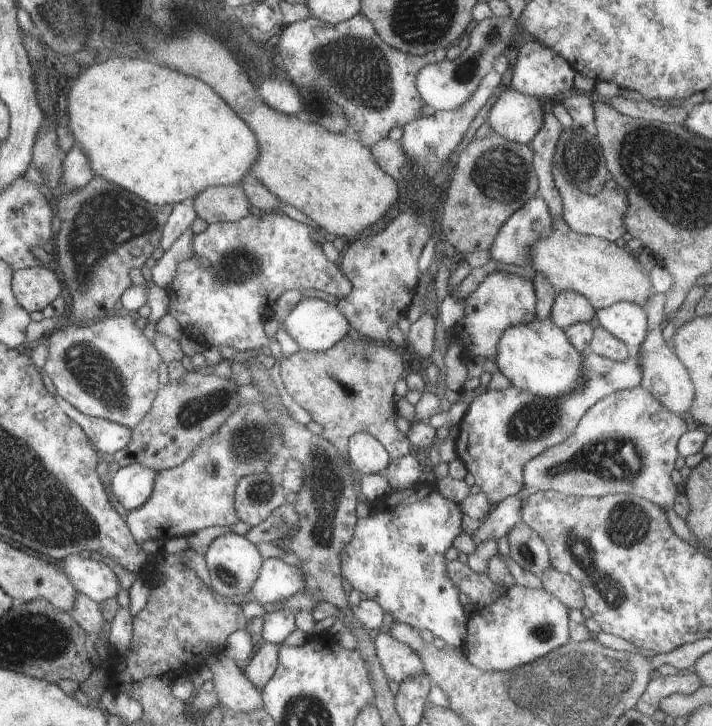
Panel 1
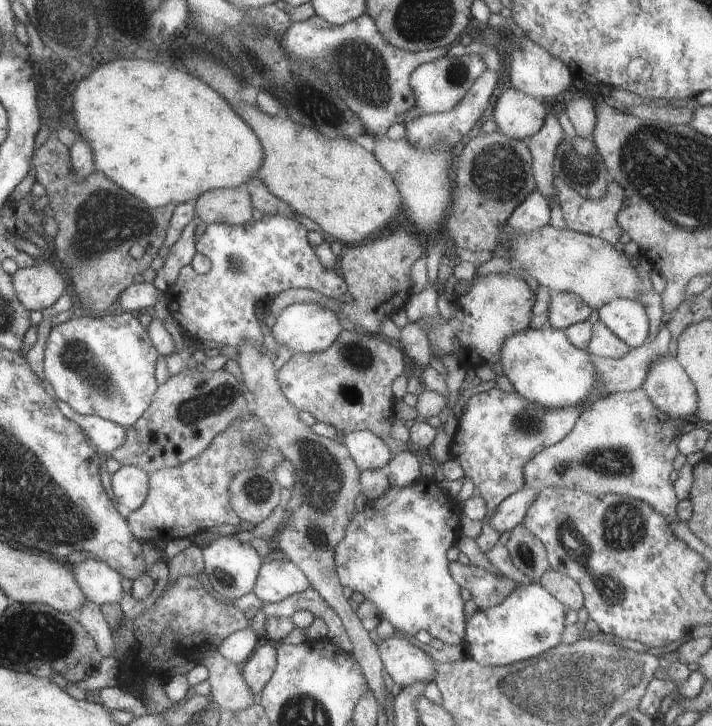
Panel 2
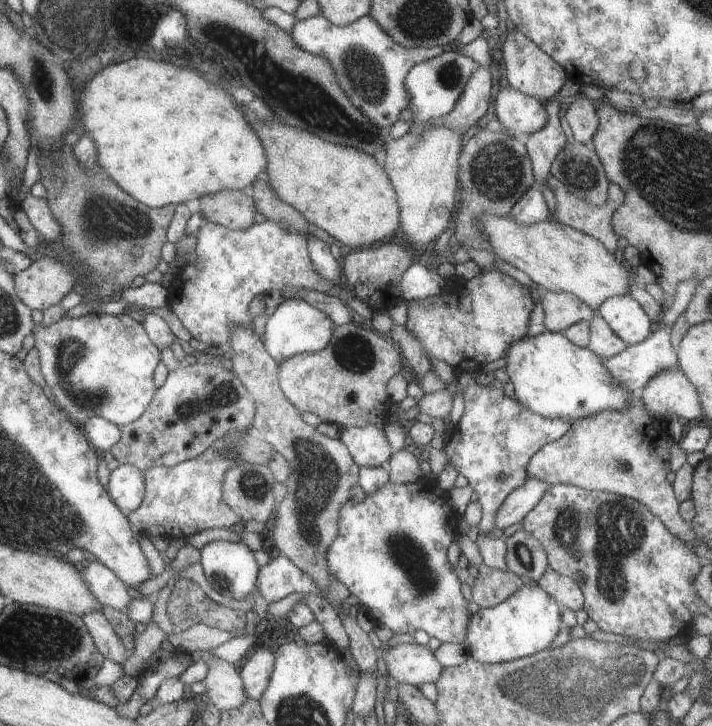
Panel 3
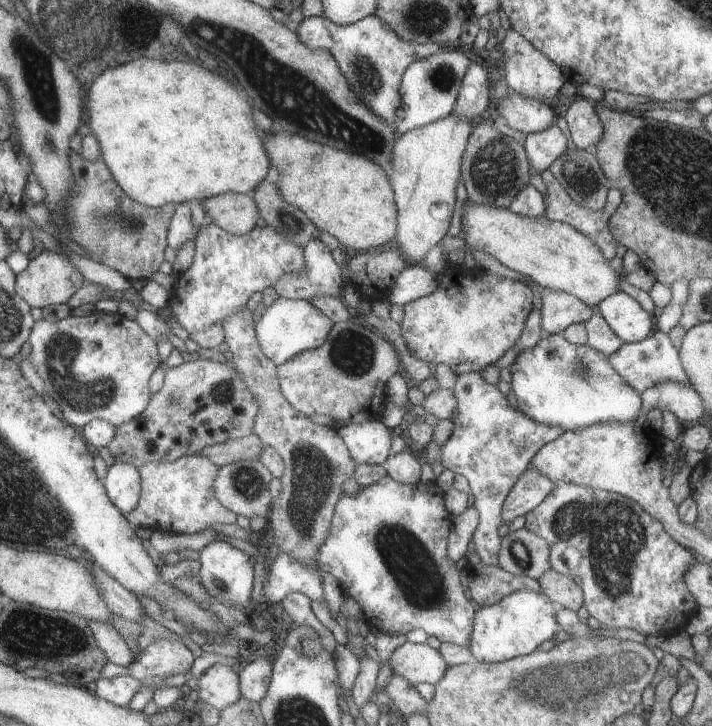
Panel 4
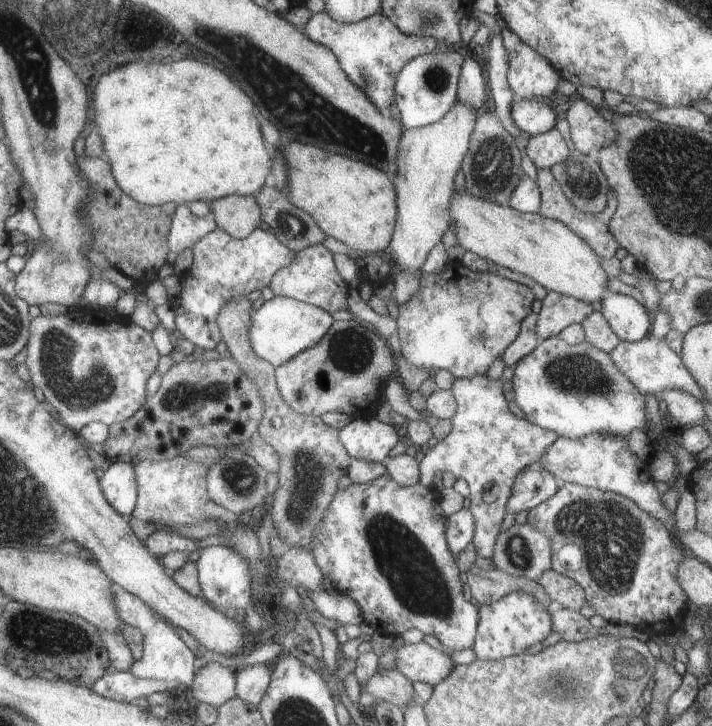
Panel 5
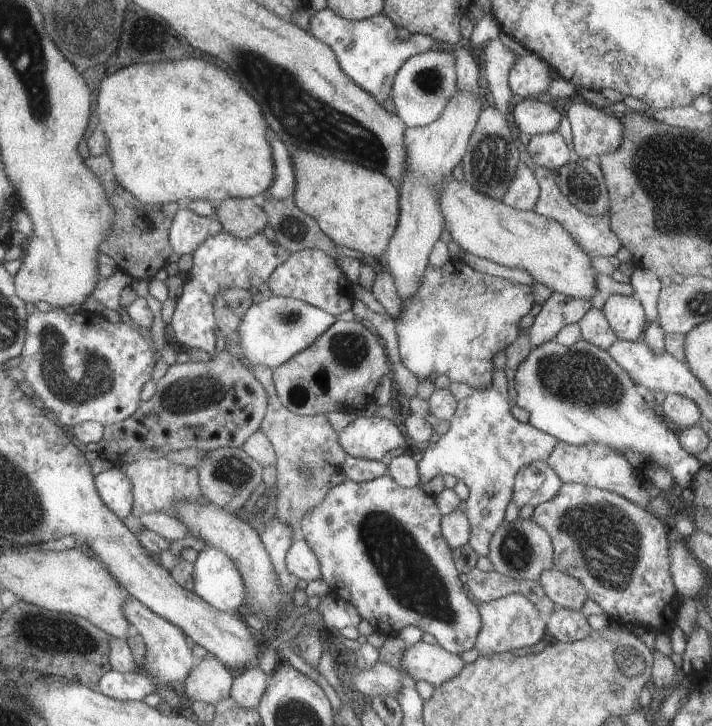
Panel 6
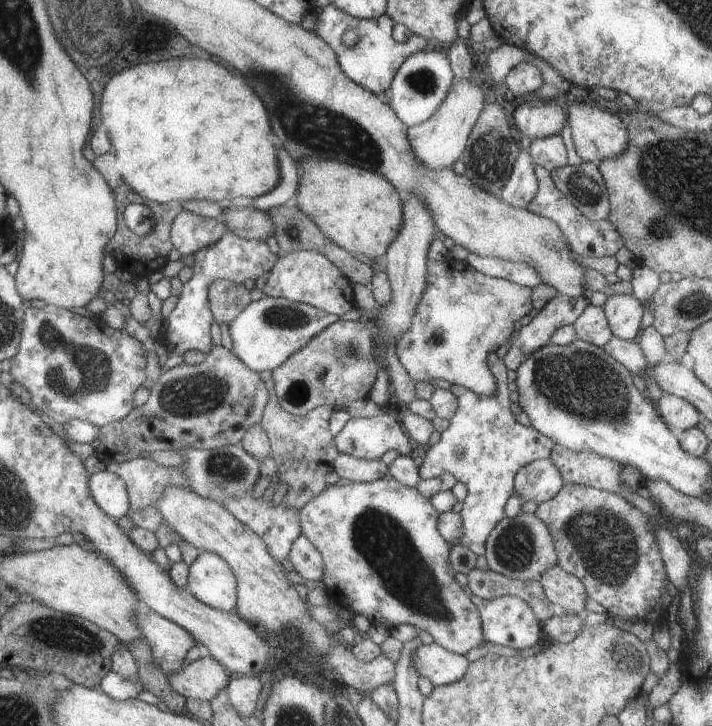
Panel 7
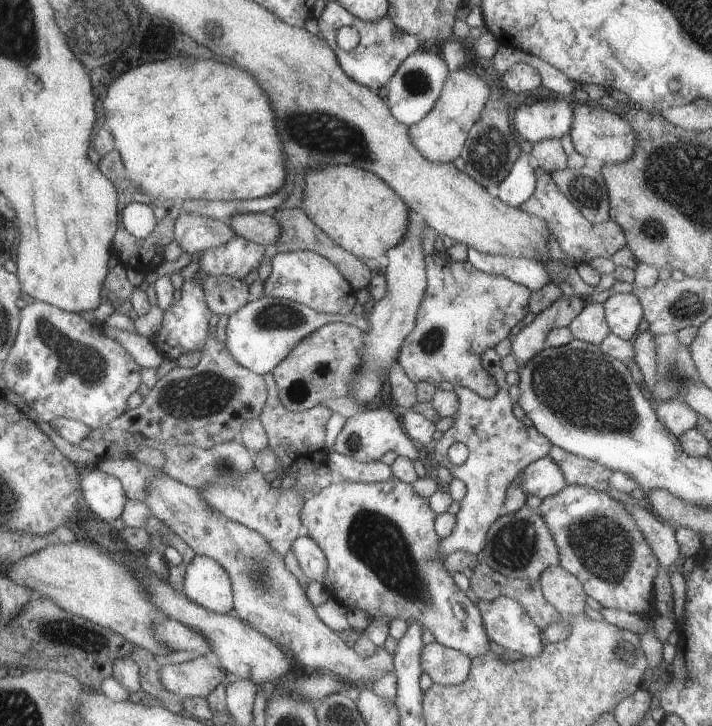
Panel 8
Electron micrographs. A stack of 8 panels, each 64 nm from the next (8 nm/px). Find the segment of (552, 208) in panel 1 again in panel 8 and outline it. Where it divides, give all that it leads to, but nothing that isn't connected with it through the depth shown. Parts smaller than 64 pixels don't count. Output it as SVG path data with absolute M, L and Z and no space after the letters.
M543 140L541 144L533 144L529 152L529 166L541 168L547 174L559 172L567 168L567 156L561 148L561 140Z

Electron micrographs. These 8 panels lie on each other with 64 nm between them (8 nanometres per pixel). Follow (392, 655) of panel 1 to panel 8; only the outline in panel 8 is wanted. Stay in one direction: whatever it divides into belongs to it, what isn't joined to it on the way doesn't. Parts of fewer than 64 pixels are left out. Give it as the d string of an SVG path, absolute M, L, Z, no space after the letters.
M427 644L421 650L421 672L429 674L433 684L457 686L471 670L471 660L455 650L441 648L439 644Z

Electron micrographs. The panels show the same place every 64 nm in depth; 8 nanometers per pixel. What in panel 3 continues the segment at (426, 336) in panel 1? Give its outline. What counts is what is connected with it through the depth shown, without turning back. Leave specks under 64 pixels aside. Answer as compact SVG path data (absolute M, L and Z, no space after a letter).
M391 326L389 336L391 336L393 344L399 348L399 352L403 354L403 358L407 360L407 364L417 374L417 378L421 378L423 374L427 374L431 370L433 364L427 358L425 350L423 350L423 346L415 334L409 334L405 326Z

